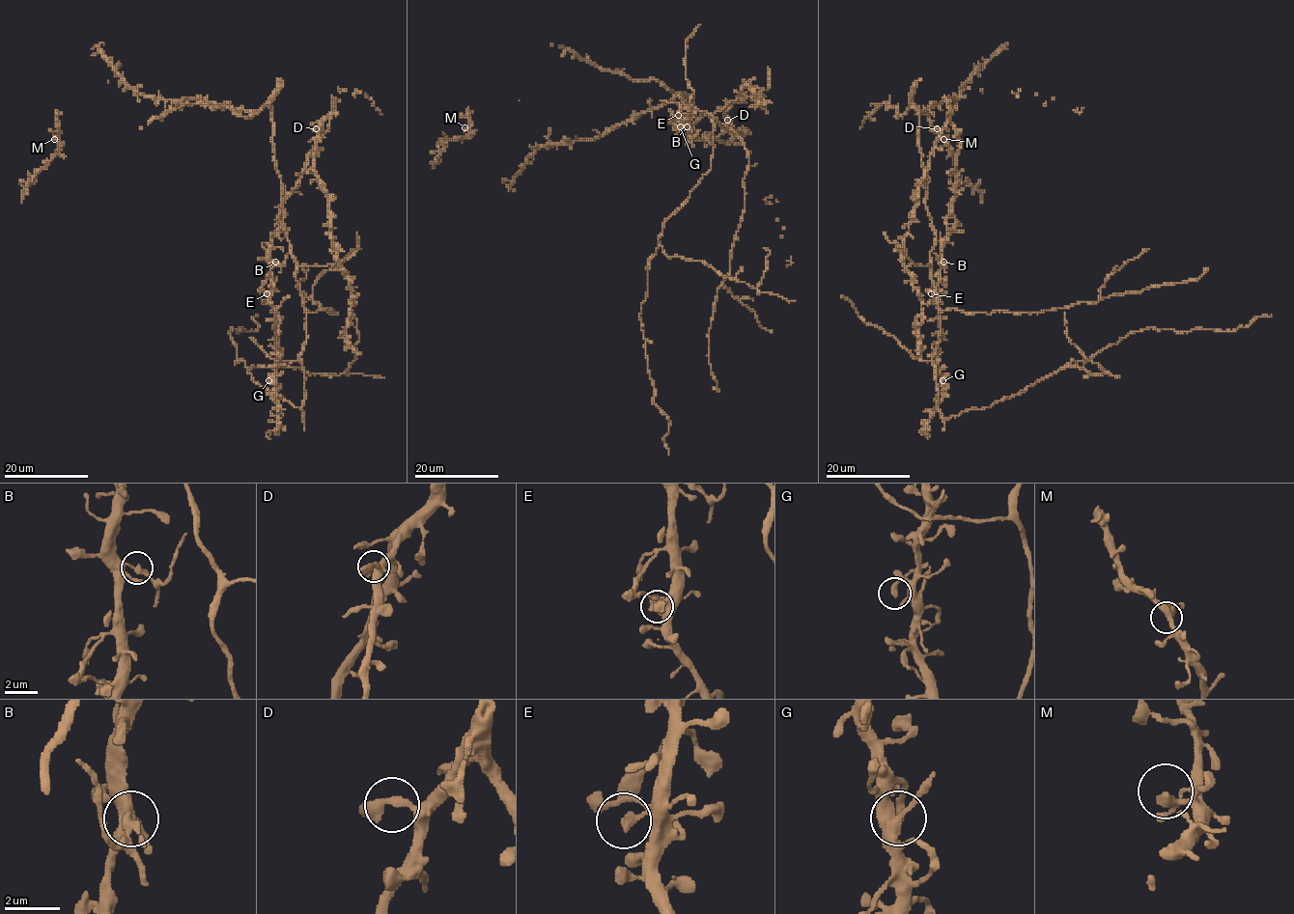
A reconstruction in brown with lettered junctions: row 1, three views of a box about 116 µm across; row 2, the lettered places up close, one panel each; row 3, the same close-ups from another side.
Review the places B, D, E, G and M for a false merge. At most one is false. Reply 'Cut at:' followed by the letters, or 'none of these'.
Cut at: B

